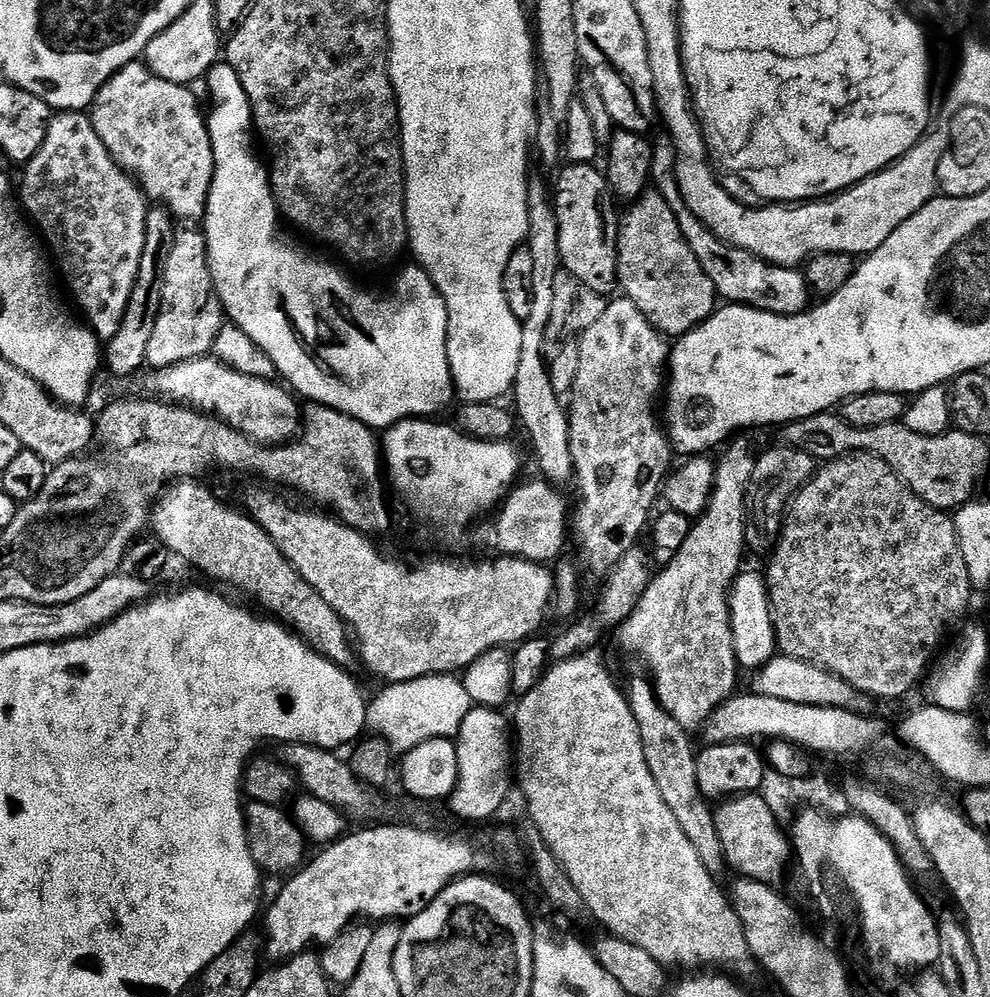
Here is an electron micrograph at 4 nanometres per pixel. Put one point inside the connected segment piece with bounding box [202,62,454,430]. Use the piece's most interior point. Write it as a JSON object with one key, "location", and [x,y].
{"location":[378,361]}

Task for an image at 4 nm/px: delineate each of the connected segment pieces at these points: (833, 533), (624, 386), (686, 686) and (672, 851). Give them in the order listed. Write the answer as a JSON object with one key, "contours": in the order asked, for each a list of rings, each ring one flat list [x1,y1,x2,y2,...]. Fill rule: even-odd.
{"contours":[[[851,452,848,456,839,456,837,460,829,460,817,467,815,476,807,480,792,497,782,520,780,535,768,558,766,579,777,649,790,658,817,664,819,668,838,674,838,678,855,688,857,693,864,695,865,692,880,700,896,700,899,696,906,695,919,680,921,683,925,679,934,657,945,643,944,635,967,614,968,603,974,595,970,570,966,570,966,558,962,558,955,519,947,511,930,506,925,500,918,498,918,494,914,494,914,490,910,490,910,486,902,482,898,473,872,452]],[[619,298,619,299,620,300,616,300,614,302,613,300,611,302,608,302,605,306,605,312,602,314,601,318,599,318,599,320,594,322,592,326,590,326,588,329,586,329,578,336,578,343,576,344,576,349,578,350,578,375,574,377,574,386,572,387,570,393,570,403,567,405,566,408,568,414,568,429,570,430,570,454,572,455,572,471,574,473,574,484,577,484,577,486,580,487,580,505,578,505,577,508,575,505,574,508,574,536,576,532,576,540,578,543,580,543,580,552,582,555,584,555,585,562,588,563,589,566,592,567,594,571,601,572,601,574,607,574,611,572,612,567,616,565,616,563,620,561,620,559,622,558,622,554,626,554,626,550,630,550,632,547,635,546,635,544,641,539,640,535,643,534,644,527,646,527,645,528,646,532,646,529,649,527,650,524,650,517,653,515,652,507,655,506,656,500,658,504,658,497,661,495,665,479,669,475,670,469,673,467,672,456,674,457,674,449,672,446,672,442,671,440,668,439,667,431,665,431,665,429,662,427,661,417,660,420,658,417,656,417,656,403,658,403,659,400,661,403,662,393,665,391,666,388,666,367,669,365,670,362,669,341,665,339,665,337,661,336,660,332,657,331,657,329,653,327,651,323,649,323,647,318,640,313,638,308,634,306,634,302,630,302,626,298]],[[744,438,733,439,719,453,721,456,720,460,715,461,716,473,708,504,689,527,686,542,682,542,682,550,678,550,672,561,653,575,634,614,630,614,630,618,618,629,621,646,648,663,647,671,661,706,685,730,703,729,708,719,737,691,738,665,731,632,729,592,741,571,740,563,746,553,744,525,748,518,748,487,756,465,756,456,751,446,740,439]],[[585,654,569,660,553,663,544,677,526,695,519,697,520,705,514,716,514,780,520,783,520,792,528,803,528,816,531,827,538,829,546,846,554,852,554,858,562,864,562,870,570,874,570,882,578,889,578,894,586,902,591,919,601,924,605,933,632,942,634,946,646,950,650,958,654,958,665,969,692,968,688,970,723,970,728,974,748,972,754,968,752,951,744,937,744,927,738,914,732,908,732,902,727,891,716,885,717,877,702,866,702,858,694,851,690,838,686,838,682,826,674,819,674,813,654,783,654,774,650,774,650,766,646,766,646,754,642,754,642,734,638,730,638,722,634,722,634,714,628,705,628,697,618,685,612,681,612,676,595,660,595,655]]]}

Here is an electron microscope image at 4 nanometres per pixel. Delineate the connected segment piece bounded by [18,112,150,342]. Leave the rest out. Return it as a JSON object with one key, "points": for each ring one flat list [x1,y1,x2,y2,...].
{"points":[[84,112,53,115,48,121,42,150,38,150,38,154,34,154,34,158,23,165,21,172,24,173,20,176,20,188,18,184,19,207,42,233,43,243,50,252,52,247,51,255,54,260,56,255,59,275,60,272,64,275,77,306,84,311,83,319,87,327,101,341,107,342,118,332,118,326,126,314,126,306,138,278,138,266,142,262,142,246,146,244,146,218,150,207,144,191,137,181,117,166,110,150,106,150,102,144,102,138,98,138,98,130,94,130,91,115]]}

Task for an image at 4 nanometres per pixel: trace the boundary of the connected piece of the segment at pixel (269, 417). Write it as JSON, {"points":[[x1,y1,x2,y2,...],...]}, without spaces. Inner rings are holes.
{"points":[[187,360,169,368,149,371,147,374,149,376,140,384,144,391,141,393,145,397,159,398,169,404,195,408,197,412,214,416,256,444,286,444,295,440,301,431,302,408,301,405,296,405,297,397,287,387,271,380,238,374,238,370,226,366,221,360]]}

